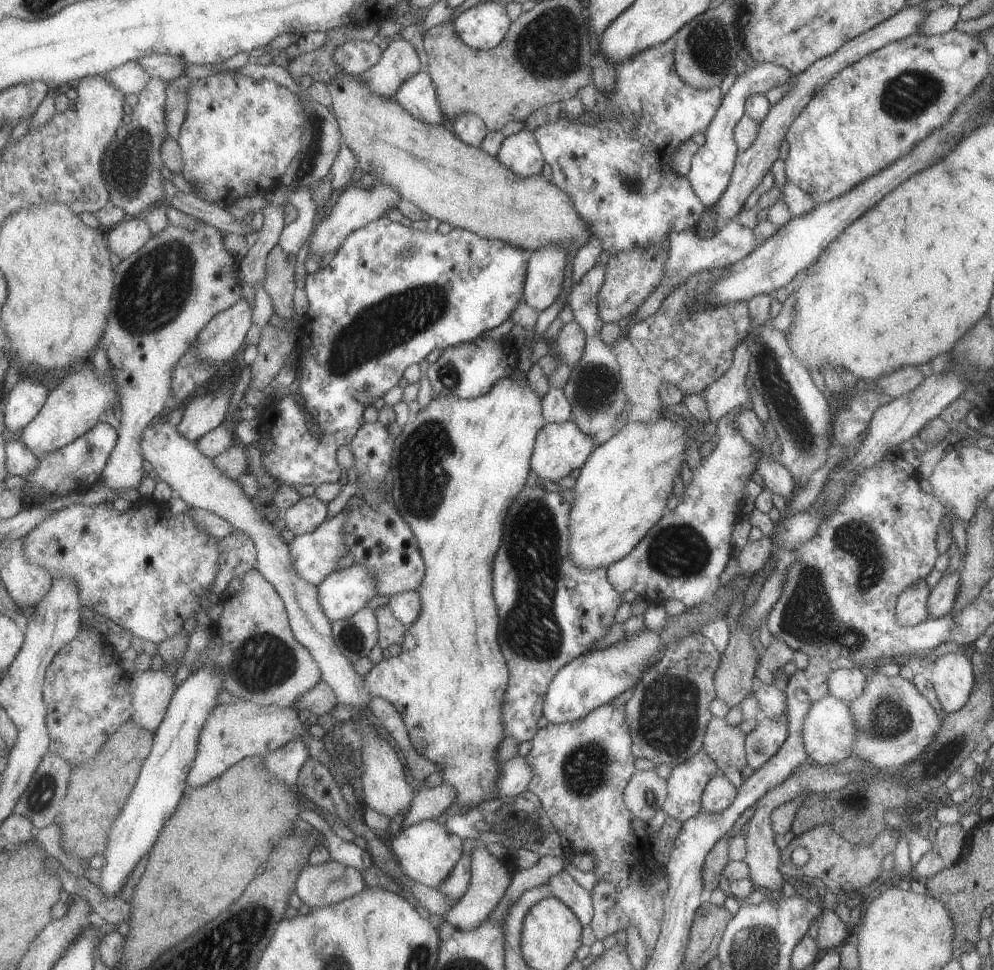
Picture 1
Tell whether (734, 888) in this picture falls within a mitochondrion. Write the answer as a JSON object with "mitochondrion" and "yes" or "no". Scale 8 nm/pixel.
{"mitochondrion":"no"}

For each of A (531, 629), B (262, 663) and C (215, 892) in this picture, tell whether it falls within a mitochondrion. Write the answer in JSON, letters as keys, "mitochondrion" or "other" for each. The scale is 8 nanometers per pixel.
{"A":"mitochondrion","B":"mitochondrion","C":"other"}

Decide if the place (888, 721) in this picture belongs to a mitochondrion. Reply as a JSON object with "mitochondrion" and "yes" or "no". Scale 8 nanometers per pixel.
{"mitochondrion":"yes"}

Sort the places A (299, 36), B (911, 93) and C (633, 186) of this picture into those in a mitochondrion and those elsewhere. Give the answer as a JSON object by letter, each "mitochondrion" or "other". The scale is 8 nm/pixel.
{"A":"other","B":"mitochondrion","C":"mitochondrion"}

